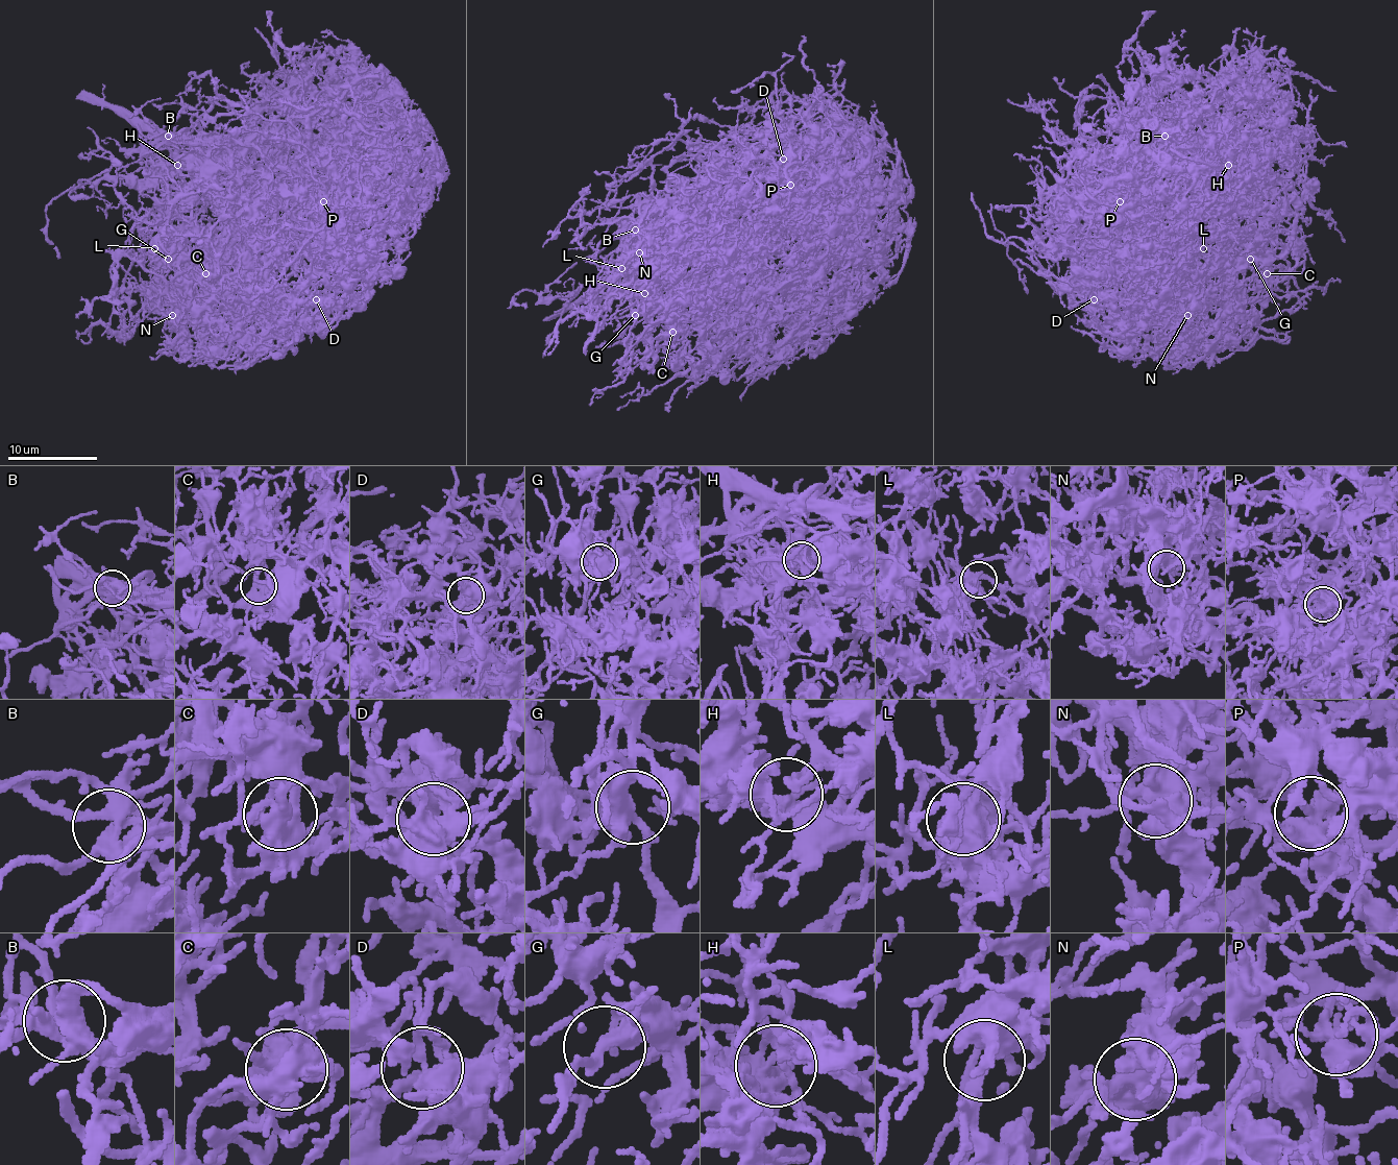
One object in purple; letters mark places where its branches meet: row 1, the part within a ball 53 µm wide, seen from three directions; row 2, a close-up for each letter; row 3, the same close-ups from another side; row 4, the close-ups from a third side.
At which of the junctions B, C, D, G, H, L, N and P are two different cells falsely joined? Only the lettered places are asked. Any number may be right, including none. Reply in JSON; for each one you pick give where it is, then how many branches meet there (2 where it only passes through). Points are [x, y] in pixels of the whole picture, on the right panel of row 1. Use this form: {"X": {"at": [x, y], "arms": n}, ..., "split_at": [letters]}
{"split_at": []}

